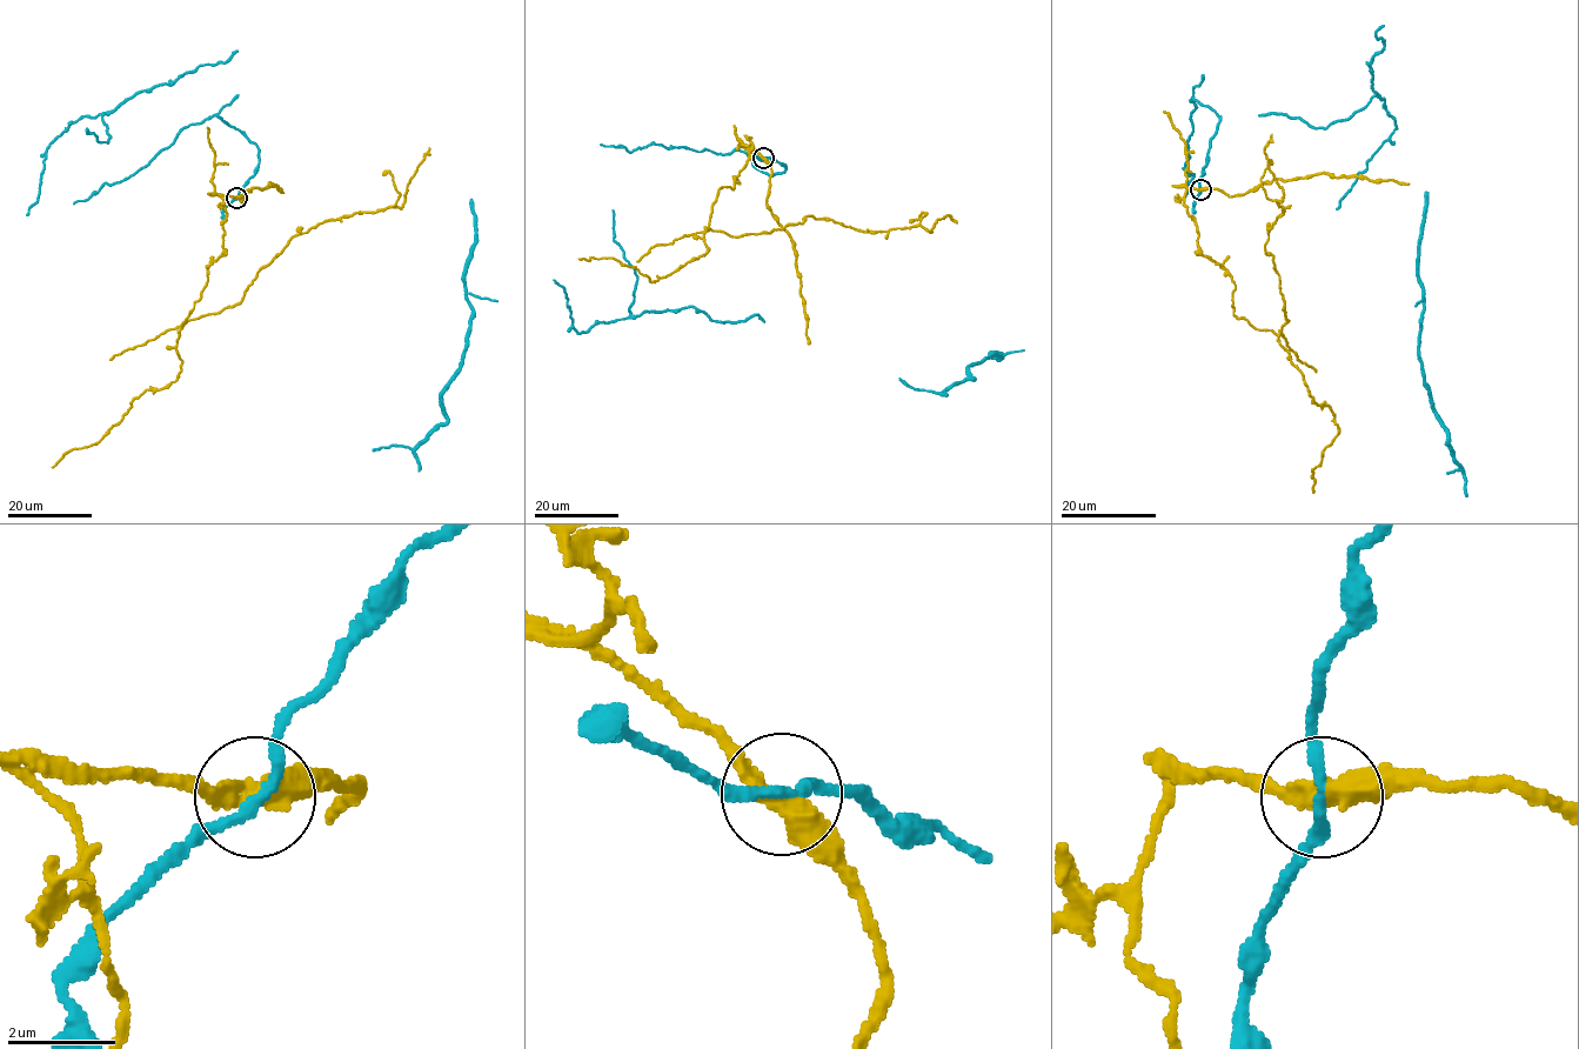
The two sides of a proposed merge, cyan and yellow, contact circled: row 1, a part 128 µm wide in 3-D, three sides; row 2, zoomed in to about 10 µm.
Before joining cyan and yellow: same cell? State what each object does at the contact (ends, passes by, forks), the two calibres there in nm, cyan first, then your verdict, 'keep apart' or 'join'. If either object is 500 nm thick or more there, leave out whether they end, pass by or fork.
cyan passes by; yellow passes by; 200 nm thick on the cyan side, 380 nm on the other; keep apart

